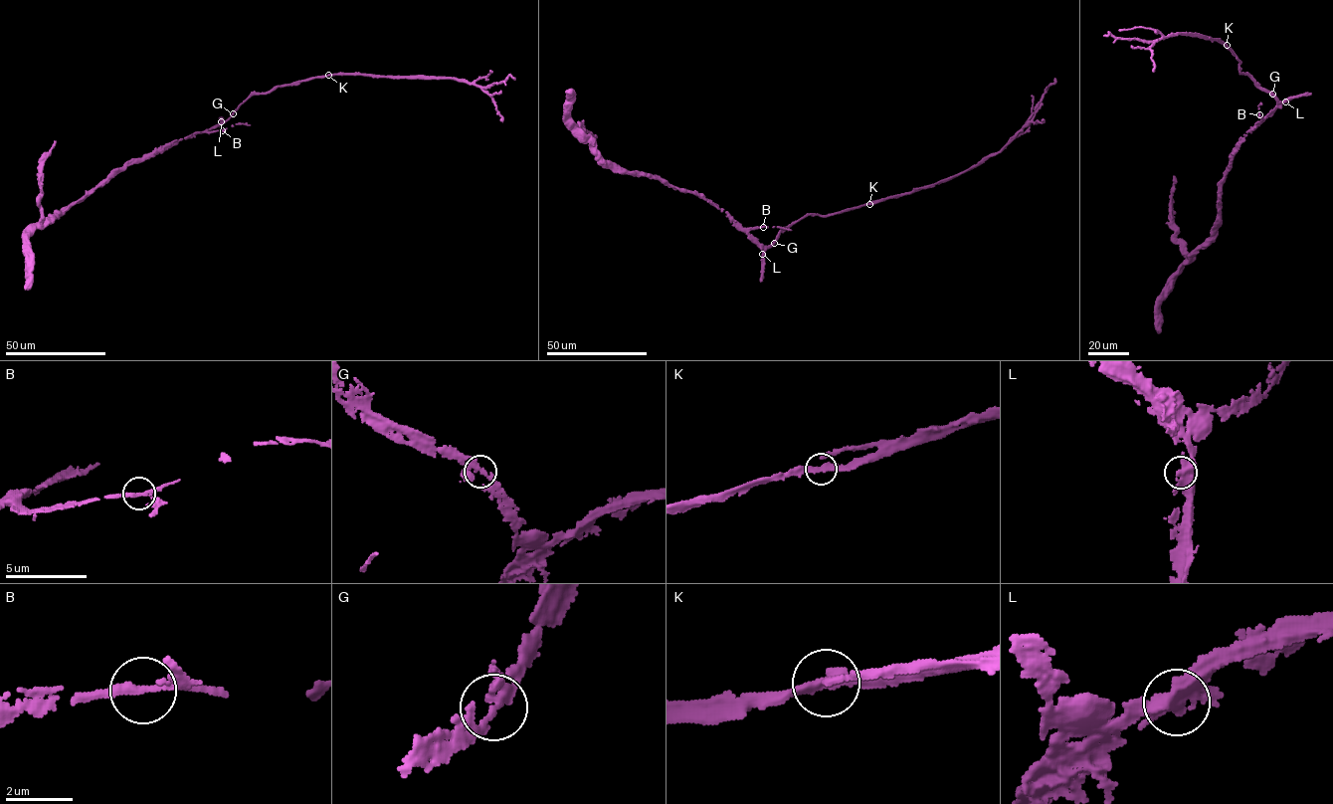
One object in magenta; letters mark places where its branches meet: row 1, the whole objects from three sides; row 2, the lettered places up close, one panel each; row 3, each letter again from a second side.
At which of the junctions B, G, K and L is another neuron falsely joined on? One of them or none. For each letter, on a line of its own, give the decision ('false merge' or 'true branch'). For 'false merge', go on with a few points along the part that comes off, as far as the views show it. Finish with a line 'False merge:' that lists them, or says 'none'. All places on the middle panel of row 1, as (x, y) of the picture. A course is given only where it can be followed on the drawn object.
B: true branch
G: true branch
K: true branch
L: true branch
False merge: none

